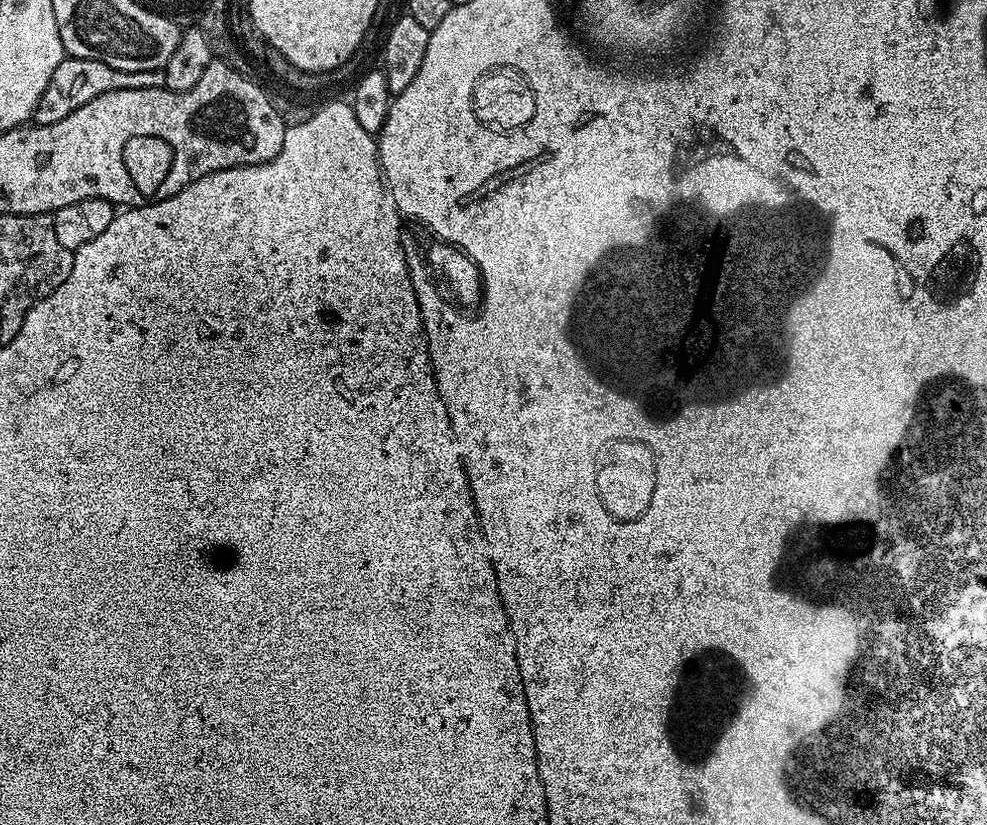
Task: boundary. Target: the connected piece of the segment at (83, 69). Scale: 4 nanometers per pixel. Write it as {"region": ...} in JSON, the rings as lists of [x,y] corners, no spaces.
{"region":[[[68,56],[61,59],[58,70],[50,78],[46,90],[42,90],[42,98],[38,98],[38,106],[32,111],[32,120],[36,124],[53,124],[62,122],[62,118],[74,114],[78,106],[86,106],[86,102],[98,98],[98,94],[106,94],[110,90],[142,90],[143,88],[164,87],[163,71],[127,72],[114,70],[106,66],[106,62],[94,62],[90,58]]]}

